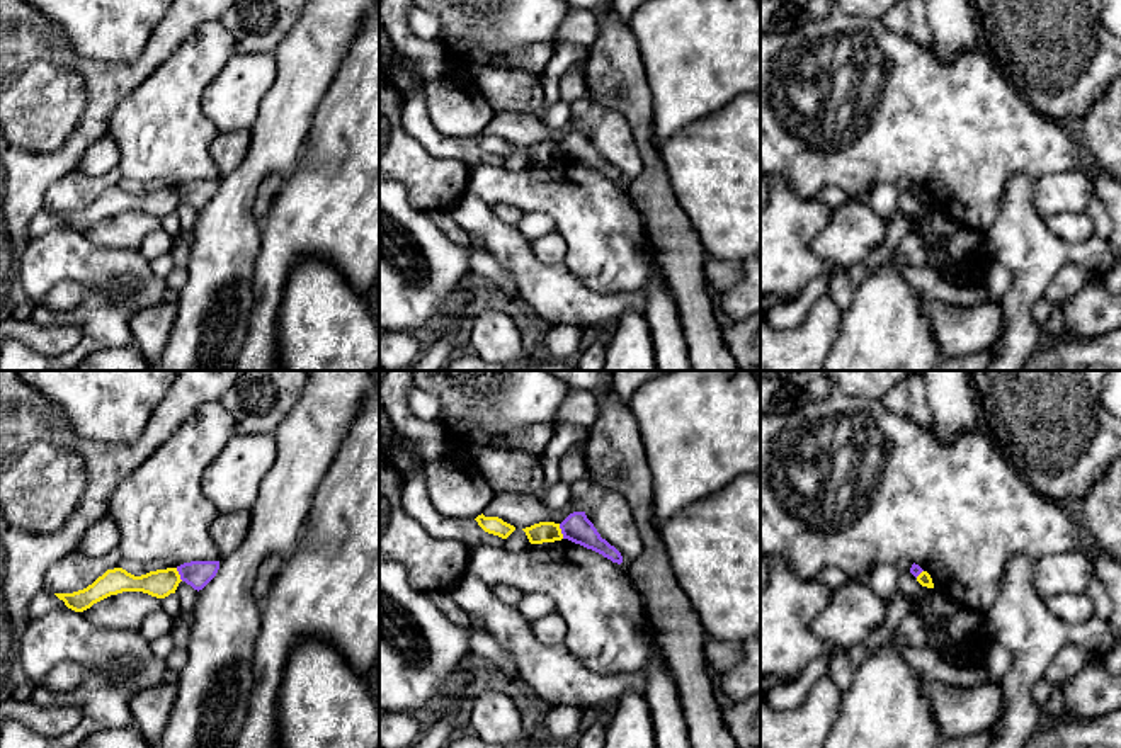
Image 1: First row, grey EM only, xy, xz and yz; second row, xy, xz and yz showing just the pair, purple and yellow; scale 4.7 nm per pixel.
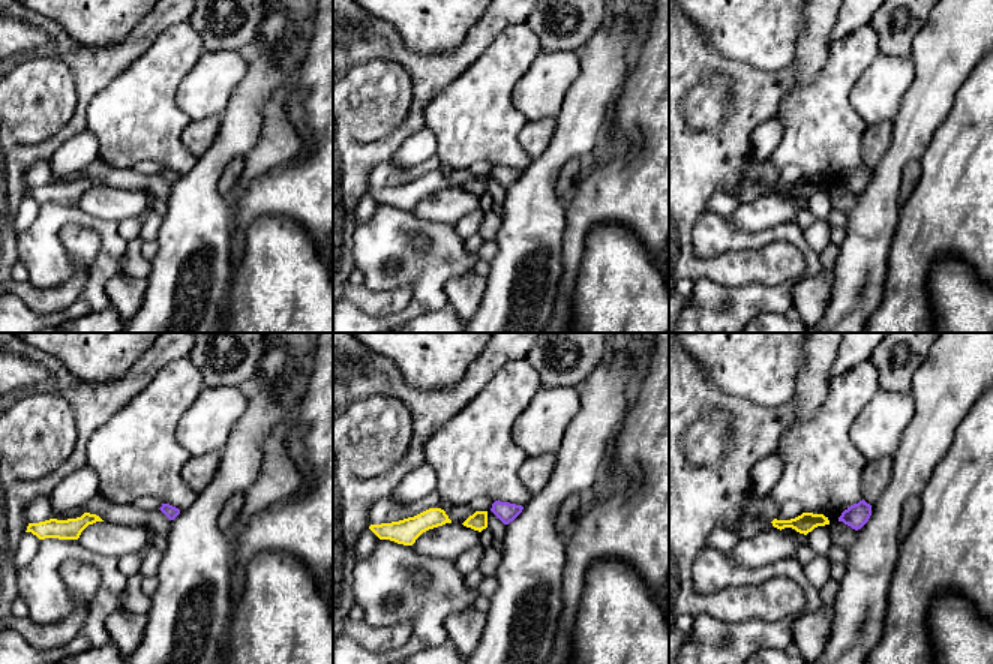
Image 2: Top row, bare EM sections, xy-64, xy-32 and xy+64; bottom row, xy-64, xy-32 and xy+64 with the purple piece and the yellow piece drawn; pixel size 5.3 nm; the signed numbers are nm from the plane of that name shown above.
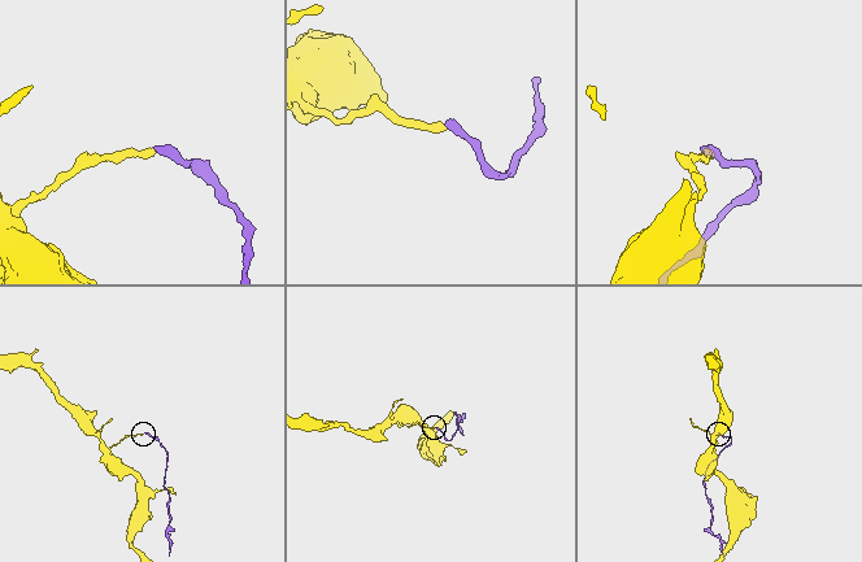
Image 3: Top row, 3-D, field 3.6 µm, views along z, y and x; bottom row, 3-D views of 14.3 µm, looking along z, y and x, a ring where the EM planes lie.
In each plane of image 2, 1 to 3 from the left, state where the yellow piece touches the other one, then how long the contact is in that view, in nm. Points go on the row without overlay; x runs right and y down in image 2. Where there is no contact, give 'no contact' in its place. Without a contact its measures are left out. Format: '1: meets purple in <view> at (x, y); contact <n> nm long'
1: no contact
2: no contact
3: no contact

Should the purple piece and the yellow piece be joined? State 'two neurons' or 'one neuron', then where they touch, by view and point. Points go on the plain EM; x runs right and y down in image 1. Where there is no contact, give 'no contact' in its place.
two neurons; contact xz (562, 150)

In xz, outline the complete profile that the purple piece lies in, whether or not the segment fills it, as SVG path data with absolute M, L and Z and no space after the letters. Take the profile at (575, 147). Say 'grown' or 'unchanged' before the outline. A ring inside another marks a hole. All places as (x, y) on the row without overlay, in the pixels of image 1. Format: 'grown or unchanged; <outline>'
unchanged; M573 131L560 143L563 158L592 168L612 182L621 184L621 172L600 156L594 143L587 138L585 131Z

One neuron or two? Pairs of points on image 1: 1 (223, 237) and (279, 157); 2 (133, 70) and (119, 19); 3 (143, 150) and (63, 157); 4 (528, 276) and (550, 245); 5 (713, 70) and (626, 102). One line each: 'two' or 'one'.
1: one
2: two
3: two
4: two
5: two

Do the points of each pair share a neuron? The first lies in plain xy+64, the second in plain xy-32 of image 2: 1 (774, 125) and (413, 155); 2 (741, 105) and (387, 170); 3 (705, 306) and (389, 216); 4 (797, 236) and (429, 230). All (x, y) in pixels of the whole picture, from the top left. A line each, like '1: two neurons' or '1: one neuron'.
1: one neuron
2: two neurons
3: one neuron
4: one neuron

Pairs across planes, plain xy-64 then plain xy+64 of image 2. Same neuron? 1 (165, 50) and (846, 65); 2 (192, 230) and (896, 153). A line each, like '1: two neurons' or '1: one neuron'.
1: one neuron
2: one neuron

